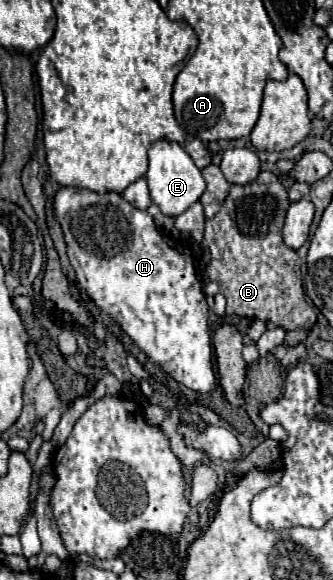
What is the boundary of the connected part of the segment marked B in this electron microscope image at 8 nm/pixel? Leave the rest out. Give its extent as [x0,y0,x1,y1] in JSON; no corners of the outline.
[204,170,316,330]

